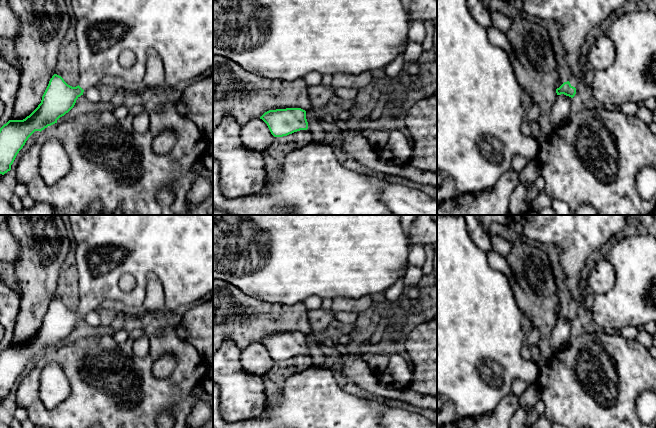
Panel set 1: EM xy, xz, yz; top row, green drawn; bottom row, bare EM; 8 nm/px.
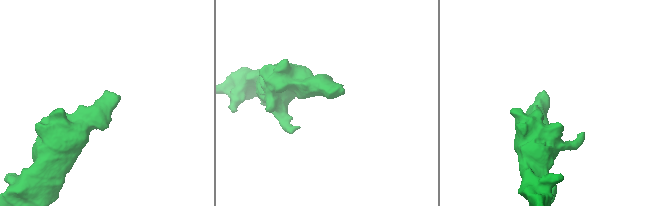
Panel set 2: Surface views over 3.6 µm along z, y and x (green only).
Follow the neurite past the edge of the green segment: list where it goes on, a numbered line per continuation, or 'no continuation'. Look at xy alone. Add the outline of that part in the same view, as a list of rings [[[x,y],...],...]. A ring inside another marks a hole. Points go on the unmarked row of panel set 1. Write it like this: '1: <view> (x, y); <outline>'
1: xy (177, 250); [[[68,215],[68,217],[69,217],[70,224],[71,224],[71,230],[72,230],[75,246],[76,246],[76,265],[78,268],[78,276],[79,276],[78,285],[79,285],[79,289],[80,289],[80,304],[79,304],[78,309],[83,314],[95,311],[99,307],[99,305],[105,300],[120,301],[120,302],[124,303],[128,307],[128,309],[132,312],[141,311],[143,302],[146,297],[147,280],[150,275],[154,276],[158,280],[158,282],[162,285],[162,288],[164,289],[165,309],[168,312],[174,312],[180,306],[192,303],[196,300],[199,300],[199,299],[203,298],[204,296],[206,296],[209,292],[213,291],[213,215]],[[126,273],[131,274],[134,277],[135,283],[136,283],[134,288],[129,292],[123,291],[119,286],[119,280],[120,280],[121,276]]]

